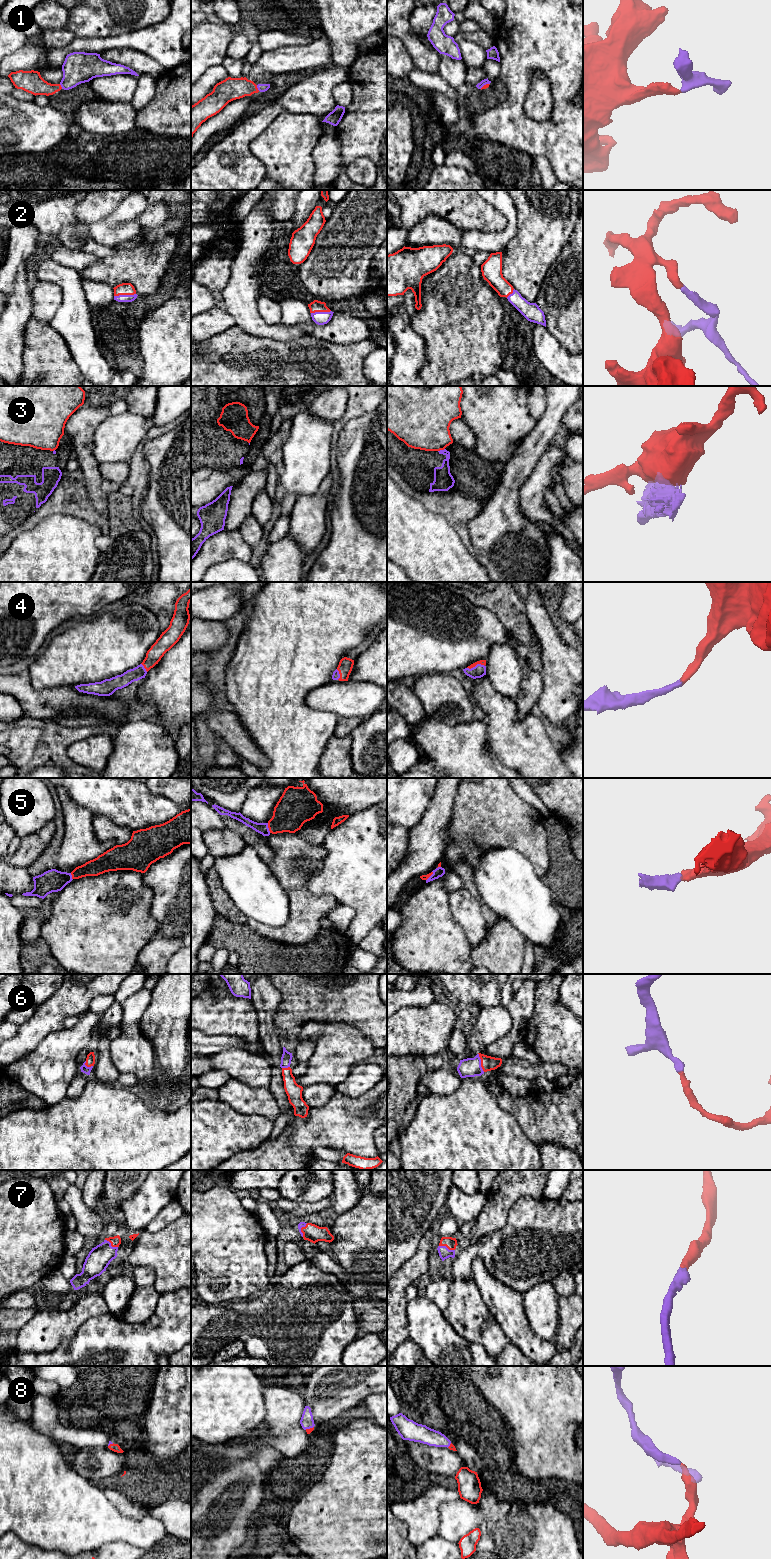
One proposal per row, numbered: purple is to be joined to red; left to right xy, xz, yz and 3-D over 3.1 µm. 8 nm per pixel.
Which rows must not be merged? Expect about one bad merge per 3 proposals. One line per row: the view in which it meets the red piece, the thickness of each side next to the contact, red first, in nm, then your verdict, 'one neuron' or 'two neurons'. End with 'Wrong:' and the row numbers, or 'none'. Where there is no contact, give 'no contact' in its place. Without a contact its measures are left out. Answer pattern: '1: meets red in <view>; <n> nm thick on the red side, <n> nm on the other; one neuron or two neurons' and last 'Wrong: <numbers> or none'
1: meets red in xz; 180 nm thick on the red side, 60 nm on the other; one neuron
2: meets red in xy; 100 nm thick on the red side, 60 nm on the other; one neuron
3: meets red in yz; 400 nm thick on the red side, 160 nm on the other; two neurons
4: meets red in yz; 50 nm thick on the red side, 100 nm on the other; one neuron
5: meets red in xz; 280 nm thick on the red side, 90 nm on the other; one neuron
6: meets red in yz; 120 nm thick on the red side, 160 nm on the other; one neuron
7: meets red in yz; 90 nm thick on the red side, 90 nm on the other; one neuron
8: meets red in xz; 40 nm thick on the red side, 110 nm on the other; one neuron
Wrong: 3

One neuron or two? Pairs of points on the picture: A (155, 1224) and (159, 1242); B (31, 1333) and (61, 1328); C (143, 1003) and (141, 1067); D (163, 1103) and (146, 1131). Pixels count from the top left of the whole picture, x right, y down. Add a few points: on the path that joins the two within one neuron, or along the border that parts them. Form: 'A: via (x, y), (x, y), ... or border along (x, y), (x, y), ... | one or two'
A: border along (177, 1219), (159, 1230), (153, 1232), (145, 1230) | two
B: via (38, 1333), (43, 1333), (48, 1328), (54, 1328) | one
C: via (132, 1019), (132, 1051) | one
D: border along (154, 1106), (166, 1111), (176, 1111), (180, 1107) | two

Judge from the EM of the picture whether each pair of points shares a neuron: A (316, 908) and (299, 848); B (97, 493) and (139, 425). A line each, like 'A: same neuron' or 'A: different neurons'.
A: same neuron
B: different neurons

